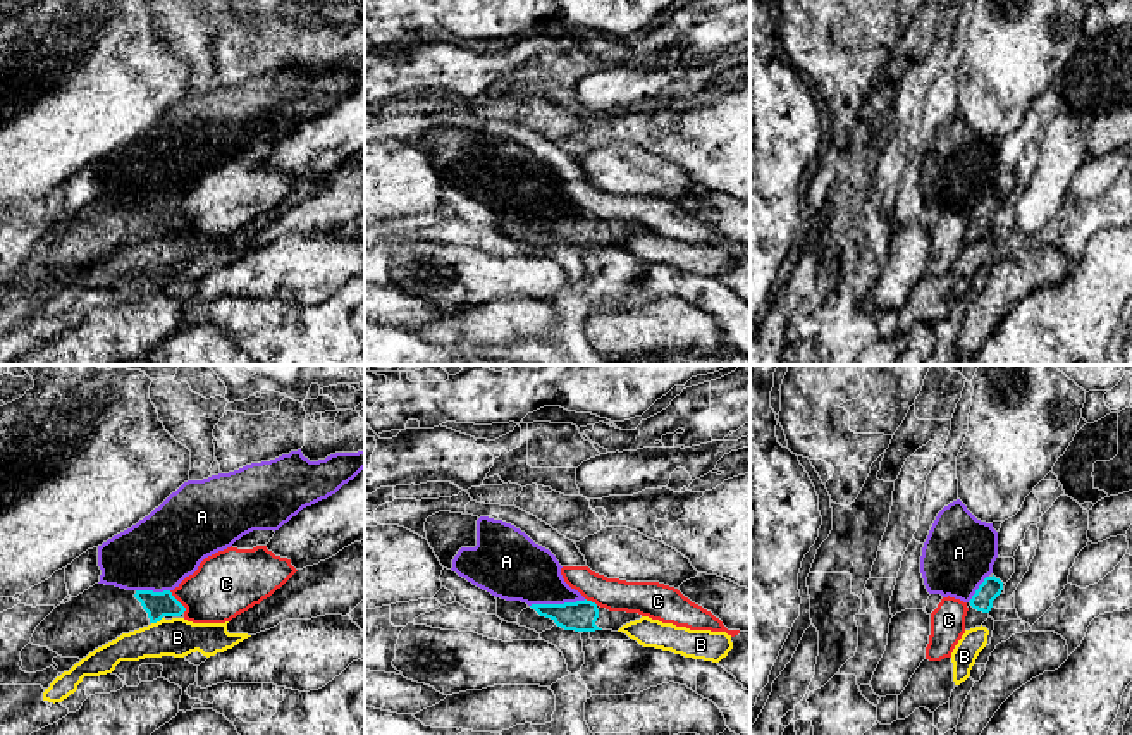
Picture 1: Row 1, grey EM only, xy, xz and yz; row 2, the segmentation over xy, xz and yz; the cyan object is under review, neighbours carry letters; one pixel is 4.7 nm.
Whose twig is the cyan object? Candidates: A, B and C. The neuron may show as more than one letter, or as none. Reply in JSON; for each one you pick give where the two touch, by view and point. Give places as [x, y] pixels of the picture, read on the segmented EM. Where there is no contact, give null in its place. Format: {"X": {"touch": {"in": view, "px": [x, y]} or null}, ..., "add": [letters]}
{"add": []}

